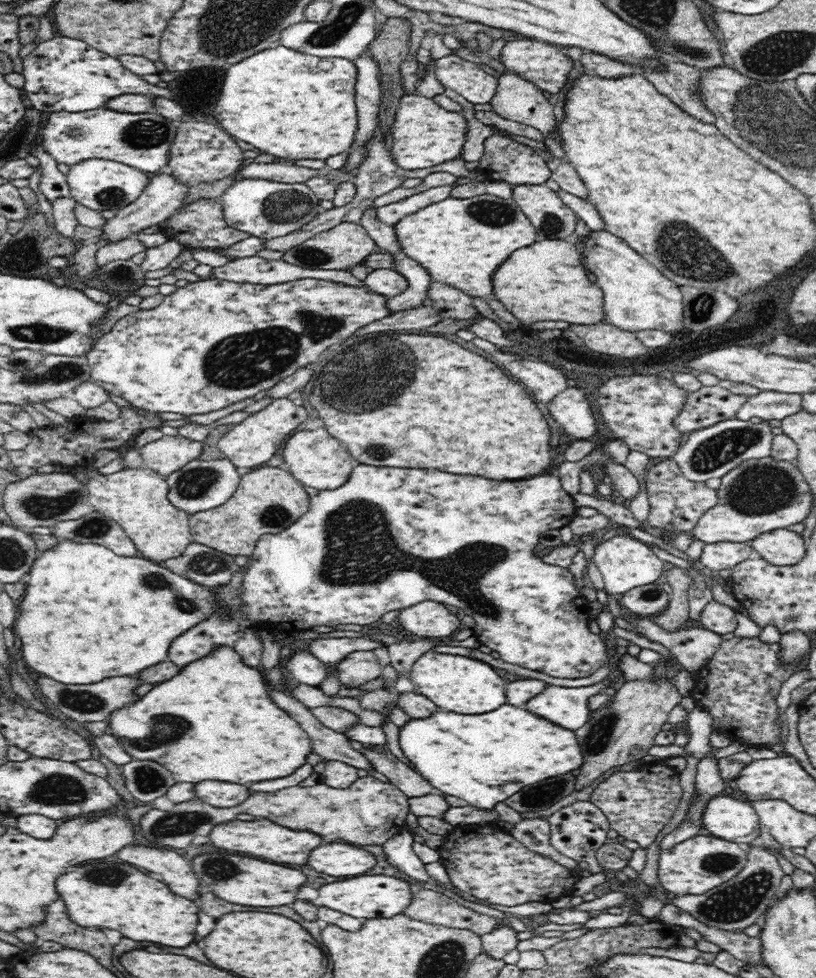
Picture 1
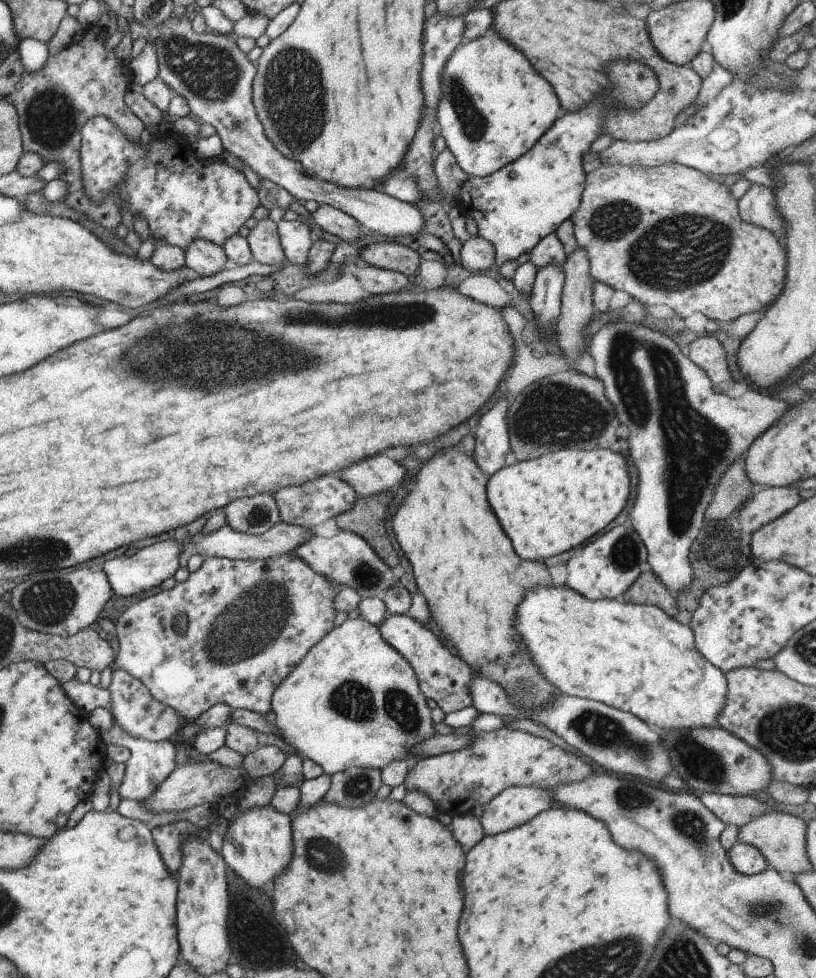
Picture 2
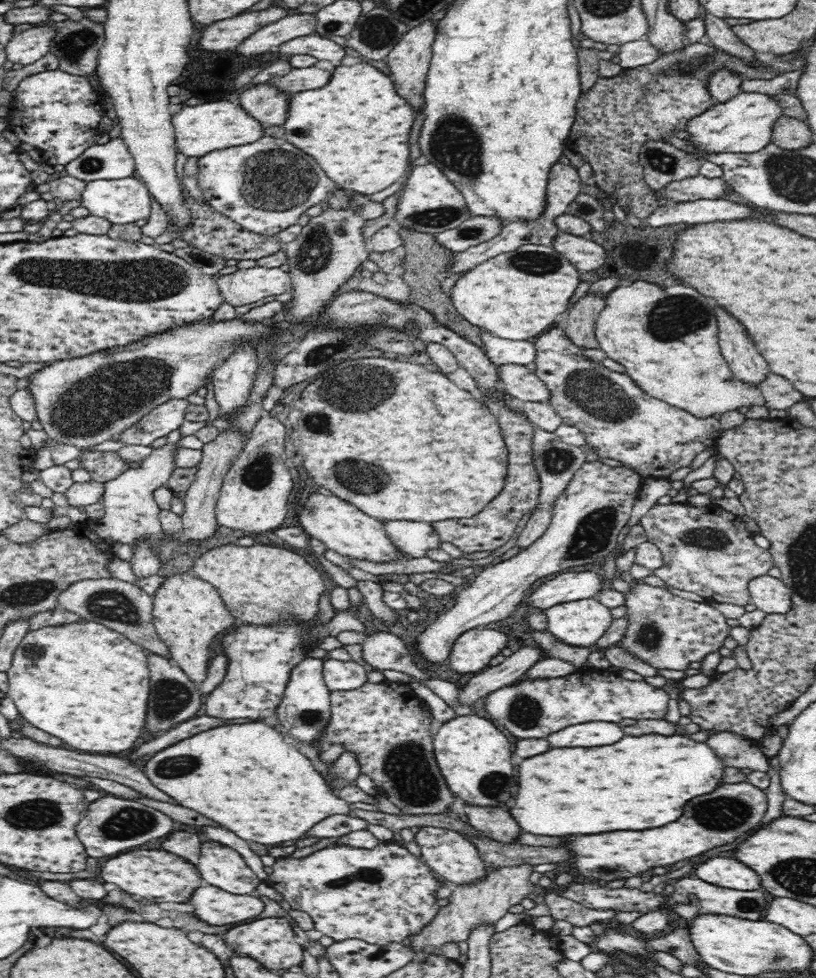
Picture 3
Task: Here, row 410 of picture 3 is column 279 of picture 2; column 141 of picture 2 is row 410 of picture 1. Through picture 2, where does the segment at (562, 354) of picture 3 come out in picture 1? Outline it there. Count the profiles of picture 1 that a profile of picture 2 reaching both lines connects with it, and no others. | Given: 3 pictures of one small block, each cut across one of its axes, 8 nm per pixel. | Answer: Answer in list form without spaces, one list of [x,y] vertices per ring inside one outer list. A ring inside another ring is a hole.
[[[661,374],[617,376],[597,391],[598,408],[612,440],[624,442],[628,450],[642,452],[649,459],[674,459],[687,435],[674,425],[674,418],[684,410],[689,394]]]

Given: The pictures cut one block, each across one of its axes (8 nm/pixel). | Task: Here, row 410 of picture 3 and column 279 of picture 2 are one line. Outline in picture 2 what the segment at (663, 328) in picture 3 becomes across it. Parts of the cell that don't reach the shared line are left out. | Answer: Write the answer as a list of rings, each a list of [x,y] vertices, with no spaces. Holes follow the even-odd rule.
[[[361,617],[354,620],[346,619],[340,626],[333,627],[311,650],[305,654],[292,671],[289,671],[288,677],[273,691],[270,700],[270,710],[275,714],[274,723],[279,729],[280,734],[278,745],[286,753],[297,753],[301,758],[310,758],[316,762],[325,775],[331,776],[334,772],[345,770],[349,767],[363,767],[379,769],[383,768],[389,761],[405,759],[409,764],[416,761],[415,758],[408,759],[405,750],[412,744],[417,744],[420,740],[426,739],[433,733],[433,722],[429,718],[430,709],[425,703],[425,697],[419,690],[417,677],[410,667],[409,662],[405,660],[392,646],[389,646],[379,634],[375,625],[365,622]]]

